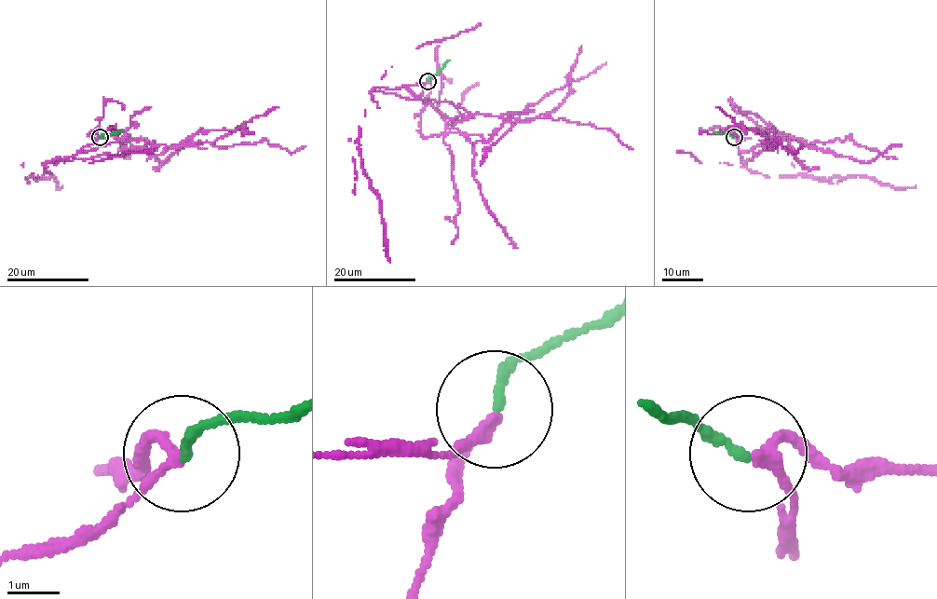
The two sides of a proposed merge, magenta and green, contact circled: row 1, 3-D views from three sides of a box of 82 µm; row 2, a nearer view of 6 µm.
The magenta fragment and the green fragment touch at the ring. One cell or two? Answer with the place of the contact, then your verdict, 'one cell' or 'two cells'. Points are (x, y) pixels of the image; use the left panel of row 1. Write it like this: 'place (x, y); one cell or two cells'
place (100, 137); two cells

